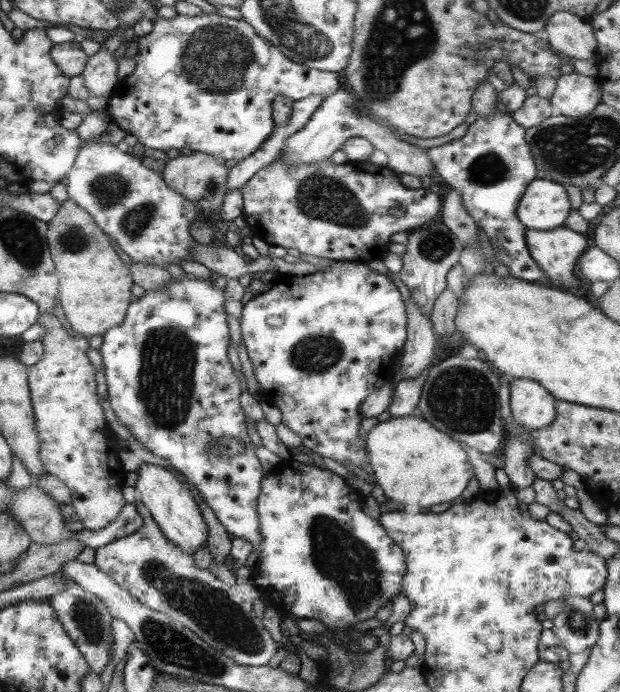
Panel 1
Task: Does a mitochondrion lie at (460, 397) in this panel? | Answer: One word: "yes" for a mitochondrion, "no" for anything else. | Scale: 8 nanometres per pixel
yes

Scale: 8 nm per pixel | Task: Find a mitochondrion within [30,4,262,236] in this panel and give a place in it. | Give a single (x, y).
(217, 59)

